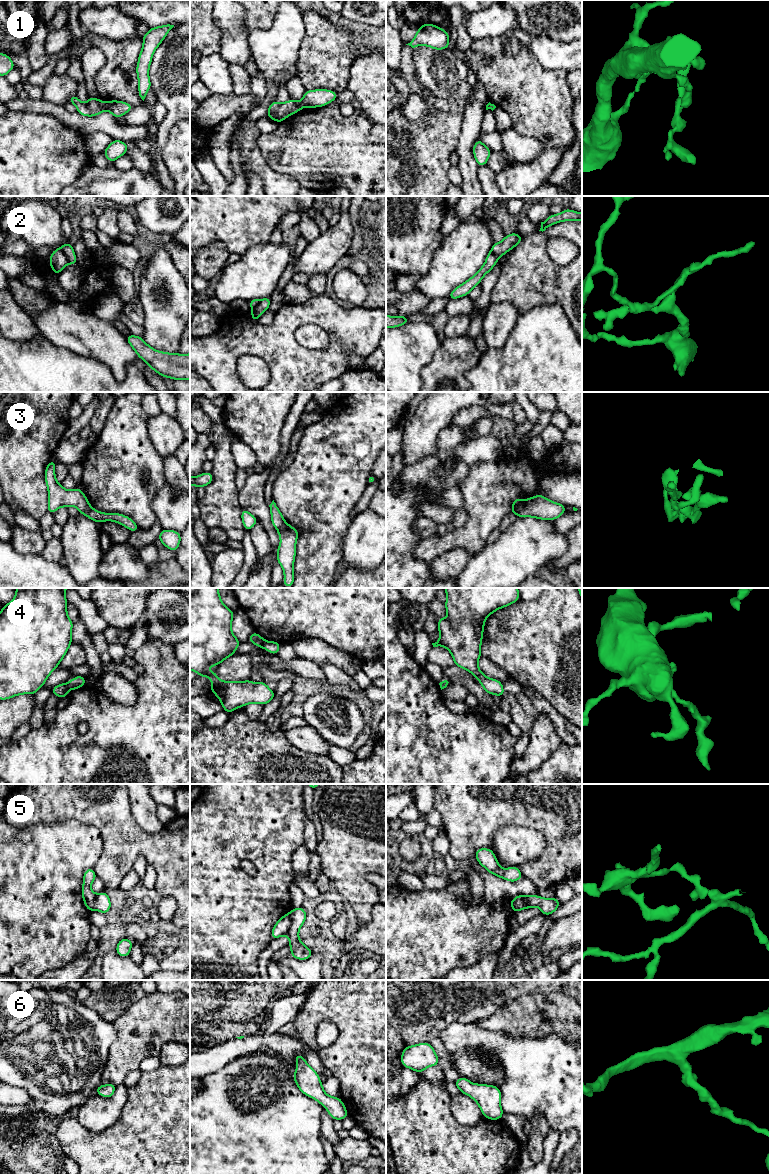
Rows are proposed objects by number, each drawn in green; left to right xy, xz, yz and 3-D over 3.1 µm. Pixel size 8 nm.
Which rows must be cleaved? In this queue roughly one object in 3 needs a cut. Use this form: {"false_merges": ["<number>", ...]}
{"false_merges": ["1", "2", "3", "4", "5"]}

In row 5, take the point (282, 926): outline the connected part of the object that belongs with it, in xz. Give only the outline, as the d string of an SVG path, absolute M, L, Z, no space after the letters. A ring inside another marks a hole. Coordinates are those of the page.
M289 914L283 915L274 925L271 932L271 939L274 940L286 935L291 927L291 919Z

